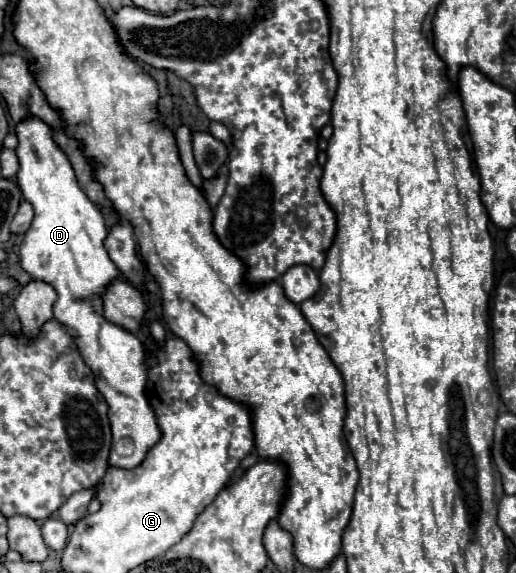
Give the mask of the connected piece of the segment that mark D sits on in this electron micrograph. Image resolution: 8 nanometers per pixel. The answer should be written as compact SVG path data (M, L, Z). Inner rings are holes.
M26 118L16 126L18 132L18 160L20 170L16 174L18 186L22 190L22 196L32 204L34 208L34 220L28 232L24 234L24 240L20 244L20 266L30 274L34 280L48 282L58 298L54 302L54 320L58 320L62 326L72 330L76 348L84 362L94 372L94 382L98 392L108 404L108 420L112 428L112 448L110 448L110 466L114 468L136 468L146 452L160 440L160 426L156 422L156 414L146 398L146 382L148 382L148 368L146 368L146 348L144 344L124 328L108 322L102 314L102 296L112 280L118 278L118 268L108 258L108 252L104 248L104 240L108 236L108 228L104 224L102 212L88 200L88 196L78 186L76 174L64 156L64 152L56 146L52 140L52 130L40 120L40 118Z

